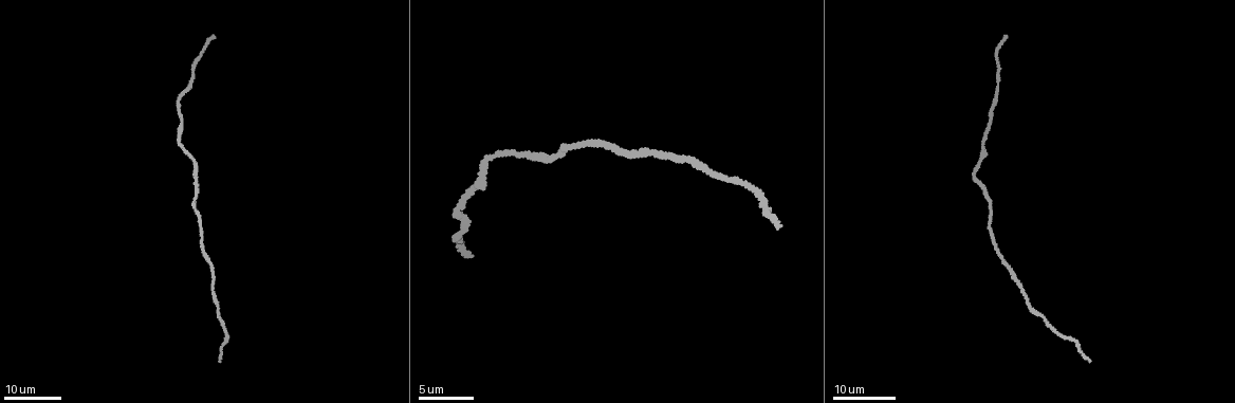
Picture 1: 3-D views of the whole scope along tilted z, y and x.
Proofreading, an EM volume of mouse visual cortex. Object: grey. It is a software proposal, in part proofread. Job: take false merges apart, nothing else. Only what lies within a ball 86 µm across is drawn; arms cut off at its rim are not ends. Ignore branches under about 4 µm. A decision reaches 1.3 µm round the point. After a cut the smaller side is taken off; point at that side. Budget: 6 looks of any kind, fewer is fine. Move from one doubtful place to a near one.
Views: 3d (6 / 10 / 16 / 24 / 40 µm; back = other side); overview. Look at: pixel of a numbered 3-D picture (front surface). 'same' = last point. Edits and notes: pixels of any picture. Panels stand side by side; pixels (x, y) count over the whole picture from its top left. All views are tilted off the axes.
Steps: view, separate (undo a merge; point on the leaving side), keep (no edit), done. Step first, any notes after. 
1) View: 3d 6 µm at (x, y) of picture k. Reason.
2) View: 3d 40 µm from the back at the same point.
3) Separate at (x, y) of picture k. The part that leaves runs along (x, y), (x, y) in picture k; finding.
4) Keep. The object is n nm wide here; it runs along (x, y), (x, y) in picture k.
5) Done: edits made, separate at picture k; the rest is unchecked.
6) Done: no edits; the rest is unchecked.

View: 3d 16 µm at (1017, 285) of picture 1. Calibre changes.

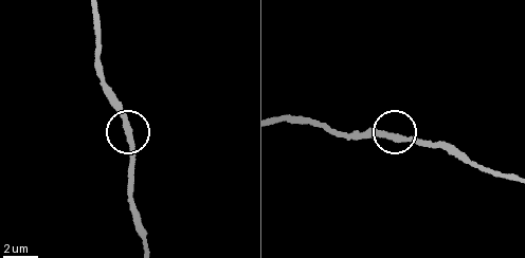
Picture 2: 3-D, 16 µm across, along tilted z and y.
View: 3d 10 µm at (129, 130) of picture 2. Closer look.

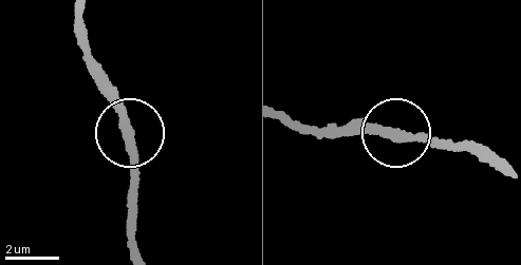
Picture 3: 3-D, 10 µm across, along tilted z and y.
View: 3d 6 µm at (392, 135) of picture 3. Zoom in.

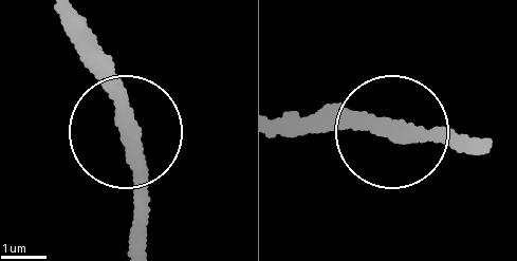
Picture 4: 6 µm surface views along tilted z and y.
Keep. It runs along (71, 16), (79, 54), (124, 117), (145, 227) in picture 4; one cell here.

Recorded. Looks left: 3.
View: 3d 16 µm at (1040, 313) of picture 1. Sudden change in width.

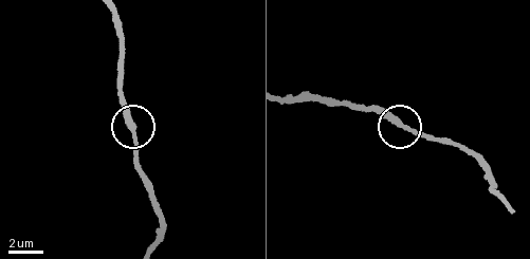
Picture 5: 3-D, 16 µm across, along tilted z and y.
View: 3d 10 µm at (133, 127) of picture 5.

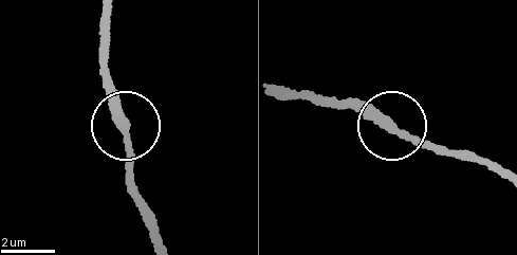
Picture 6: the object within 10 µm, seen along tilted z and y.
Keep. It runs along (103, 12), (110, 70), (145, 203) in picture 6; one cell here.

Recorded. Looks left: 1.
Done: no edits; the rest is unchecked.

